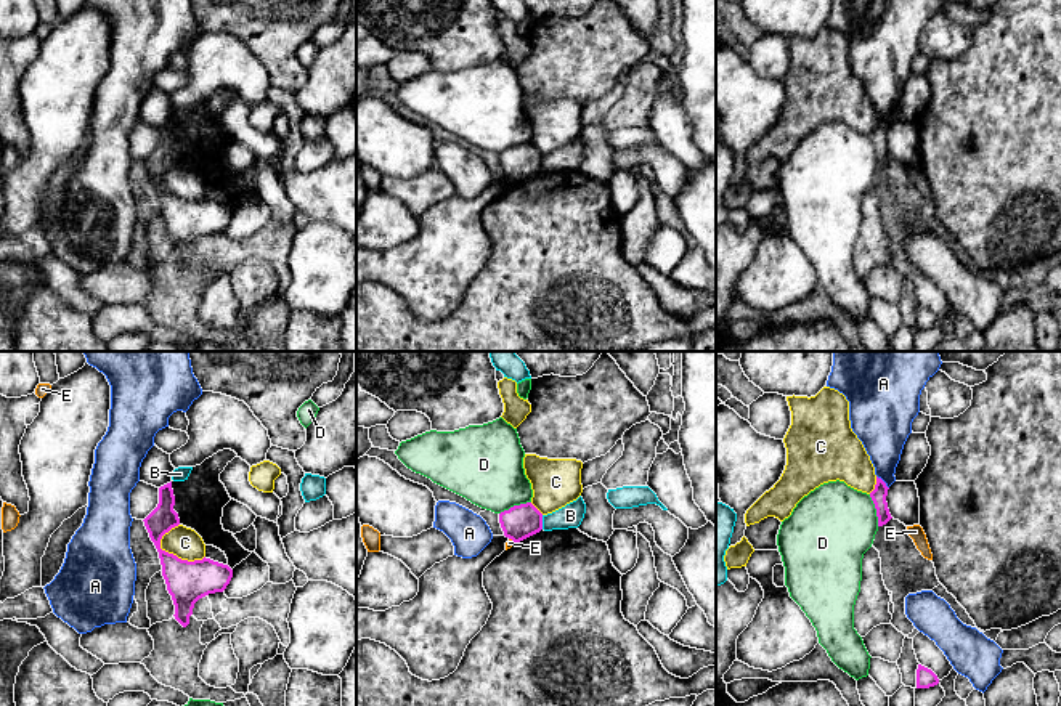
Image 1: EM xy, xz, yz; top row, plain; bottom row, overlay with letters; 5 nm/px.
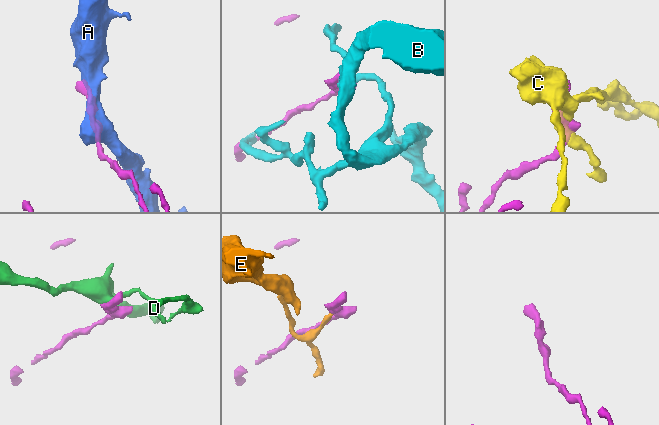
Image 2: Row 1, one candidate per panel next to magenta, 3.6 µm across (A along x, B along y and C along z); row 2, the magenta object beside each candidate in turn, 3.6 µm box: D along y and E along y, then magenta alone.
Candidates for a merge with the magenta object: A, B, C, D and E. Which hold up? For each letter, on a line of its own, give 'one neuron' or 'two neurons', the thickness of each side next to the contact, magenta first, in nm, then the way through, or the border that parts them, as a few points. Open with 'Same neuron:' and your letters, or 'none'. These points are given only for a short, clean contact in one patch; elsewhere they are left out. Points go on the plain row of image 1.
Same neuron: none
A: two neurons; 80 nm thick on the magenta side, 240 nm on the other; border along yz (877, 116), (888, 129)
B: two neurons; 170 nm thick on the magenta side, 120 nm on the other
C: two neurons; 200 nm thick on the magenta side, 160 nm on the other
D: two neurons; 170 nm thick on the magenta side, 380 nm on the other
E: two neurons; 170 nm thick on the magenta side, 40 nm on the other; border along xz (509, 178), (514, 183)

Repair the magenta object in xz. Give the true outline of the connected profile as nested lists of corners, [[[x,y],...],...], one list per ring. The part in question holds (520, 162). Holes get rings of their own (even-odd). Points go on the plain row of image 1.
[[[526,143],[501,152],[499,164],[506,178],[520,183],[543,170],[543,154]]]

